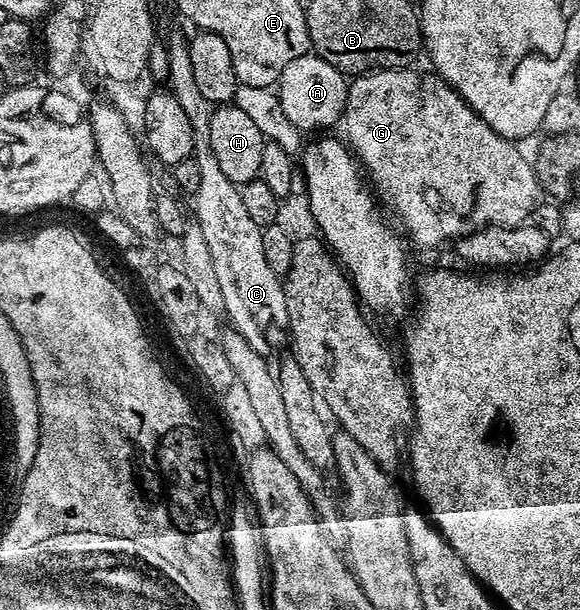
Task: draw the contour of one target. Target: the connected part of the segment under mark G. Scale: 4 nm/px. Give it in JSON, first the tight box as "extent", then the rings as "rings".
{"extent":[341,68,541,246],"rings":[[[404,68],[402,70],[368,70],[366,74],[352,77],[349,82],[348,98],[345,100],[341,119],[341,127],[343,126],[344,134],[342,134],[342,137],[346,140],[350,149],[361,163],[362,169],[365,171],[374,193],[378,195],[382,201],[384,198],[384,200],[395,209],[396,216],[403,221],[404,227],[402,226],[402,229],[405,231],[406,237],[410,239],[412,243],[415,241],[419,246],[439,246],[442,242],[447,241],[450,243],[452,240],[465,238],[468,234],[478,234],[487,226],[524,225],[524,223],[530,219],[527,217],[529,217],[530,214],[532,217],[532,215],[536,213],[537,207],[541,202],[541,197],[539,198],[539,194],[541,195],[541,183],[532,159],[530,162],[530,160],[515,147],[518,145],[516,145],[512,139],[503,138],[497,132],[493,132],[493,128],[489,128],[489,124],[485,124],[485,120],[477,114],[473,107],[471,107],[444,78],[440,78],[439,75],[434,72],[422,74],[421,71],[415,69],[416,68]]]}

